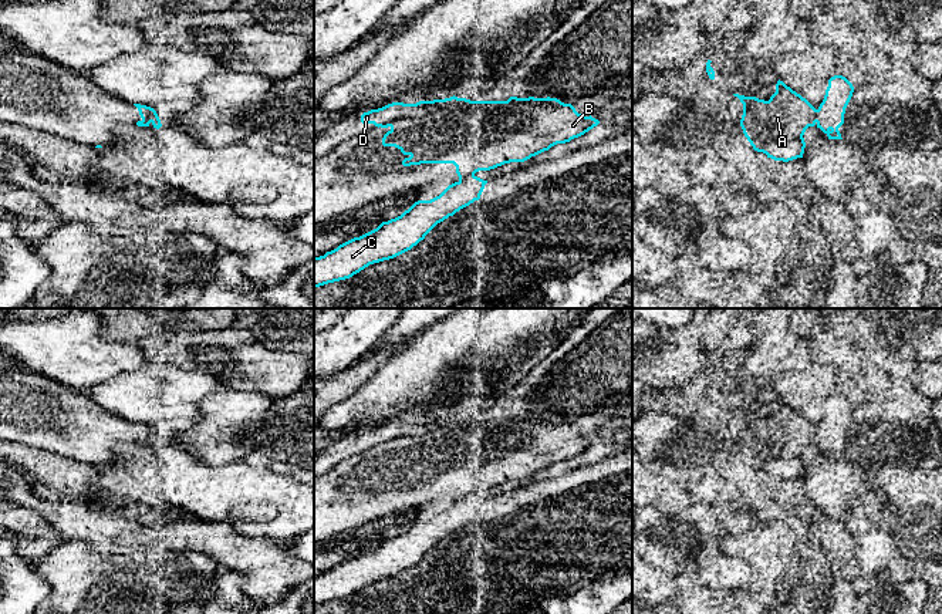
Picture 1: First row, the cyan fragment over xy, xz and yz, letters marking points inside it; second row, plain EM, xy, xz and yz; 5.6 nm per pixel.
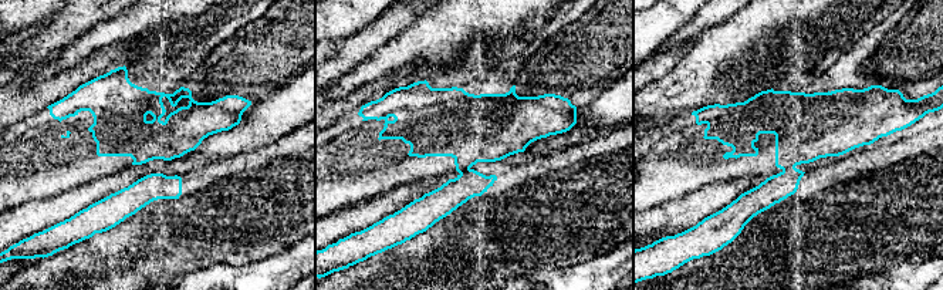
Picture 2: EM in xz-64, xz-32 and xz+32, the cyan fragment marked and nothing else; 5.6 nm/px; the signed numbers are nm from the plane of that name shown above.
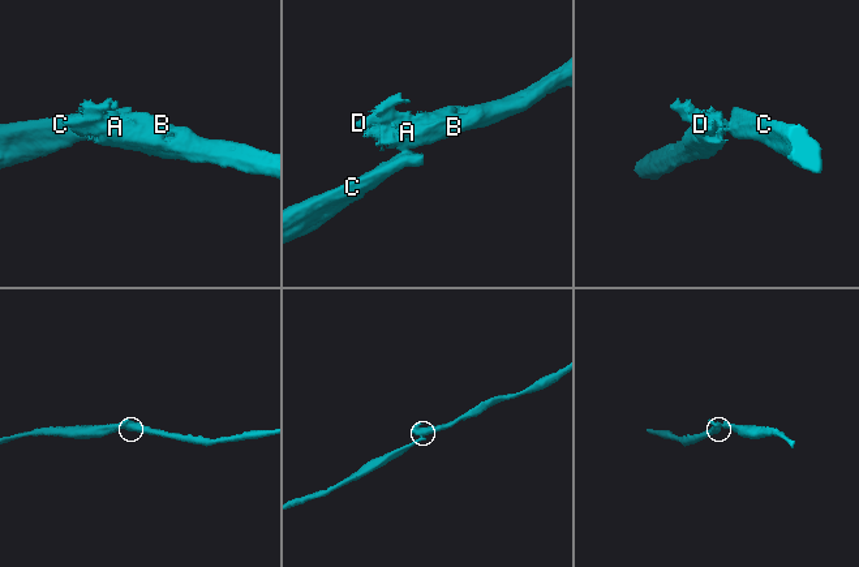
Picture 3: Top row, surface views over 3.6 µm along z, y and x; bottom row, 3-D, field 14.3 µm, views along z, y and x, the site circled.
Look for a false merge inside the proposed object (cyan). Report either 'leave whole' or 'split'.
split

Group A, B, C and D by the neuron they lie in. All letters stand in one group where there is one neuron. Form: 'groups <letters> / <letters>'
groups A B D / C

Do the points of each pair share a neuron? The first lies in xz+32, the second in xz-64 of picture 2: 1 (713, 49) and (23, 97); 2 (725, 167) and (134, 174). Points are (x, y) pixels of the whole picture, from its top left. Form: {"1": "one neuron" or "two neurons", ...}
{"1": "two neurons", "2": "two neurons"}

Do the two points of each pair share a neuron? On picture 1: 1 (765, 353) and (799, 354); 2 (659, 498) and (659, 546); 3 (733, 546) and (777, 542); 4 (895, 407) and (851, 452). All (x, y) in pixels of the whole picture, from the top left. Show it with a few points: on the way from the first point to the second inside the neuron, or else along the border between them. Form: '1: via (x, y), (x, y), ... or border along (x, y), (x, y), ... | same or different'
1: via (773, 353), (790, 350) | same
2: border along (692, 505), (678, 513), (664, 516) | different
3: via (745, 546), (766, 546) | same
4: via (887, 418), (863, 442) | same

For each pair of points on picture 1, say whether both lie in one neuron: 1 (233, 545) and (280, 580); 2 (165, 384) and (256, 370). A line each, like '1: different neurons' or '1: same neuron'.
1: same neuron
2: different neurons

